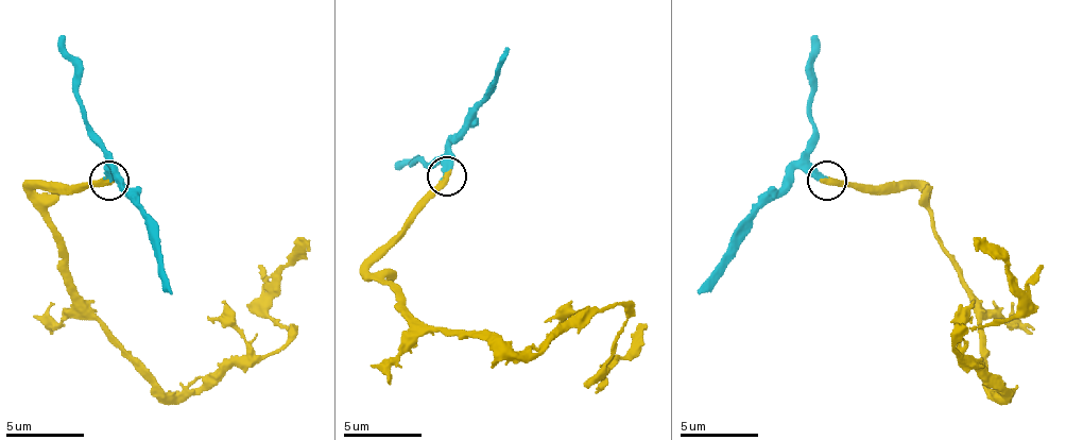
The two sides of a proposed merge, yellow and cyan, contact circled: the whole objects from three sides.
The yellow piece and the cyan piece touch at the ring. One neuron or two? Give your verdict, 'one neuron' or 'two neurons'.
one neuron

